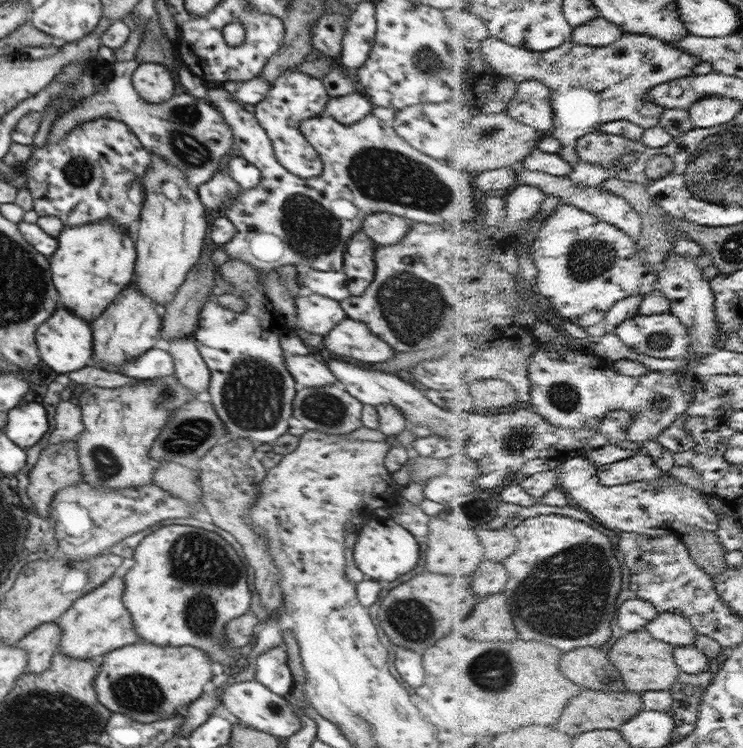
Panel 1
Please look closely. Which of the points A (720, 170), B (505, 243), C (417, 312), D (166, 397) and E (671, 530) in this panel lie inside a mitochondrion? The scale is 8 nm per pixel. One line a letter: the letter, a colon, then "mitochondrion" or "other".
A: mitochondrion
B: other
C: mitochondrion
D: mitochondrion
E: other

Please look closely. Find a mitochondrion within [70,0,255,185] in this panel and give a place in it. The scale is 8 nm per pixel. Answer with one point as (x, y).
(181, 121)

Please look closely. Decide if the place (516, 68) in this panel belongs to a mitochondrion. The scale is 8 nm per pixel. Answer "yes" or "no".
no

